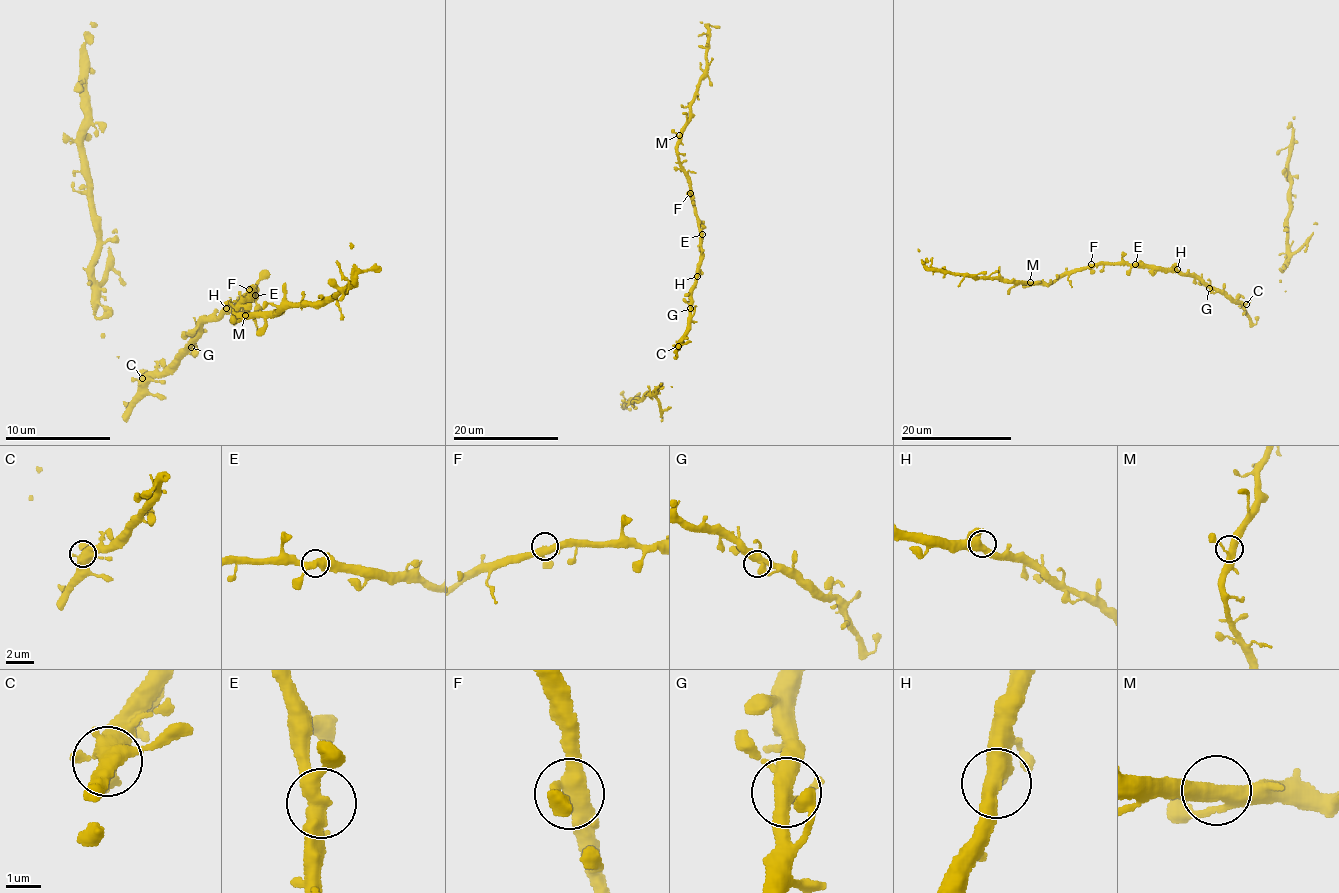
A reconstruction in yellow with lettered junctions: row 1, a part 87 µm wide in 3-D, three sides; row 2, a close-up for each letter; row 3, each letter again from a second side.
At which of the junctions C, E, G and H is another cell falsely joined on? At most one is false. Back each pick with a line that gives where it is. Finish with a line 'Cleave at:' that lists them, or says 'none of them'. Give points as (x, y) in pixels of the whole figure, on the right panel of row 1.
Cleave at: none of them

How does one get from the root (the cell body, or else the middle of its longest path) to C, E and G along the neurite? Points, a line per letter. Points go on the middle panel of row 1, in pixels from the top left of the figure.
C: (695, 276), (690, 324), (678, 346)
E: (695, 276), (701, 234)
G: (695, 276), (690, 308)

